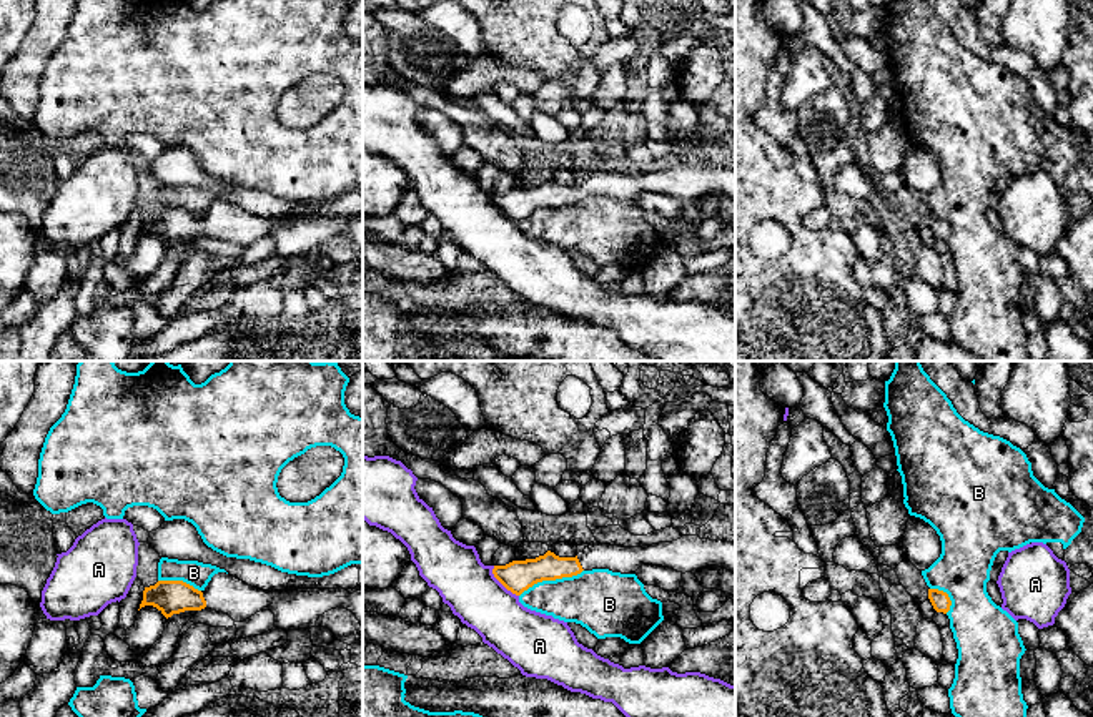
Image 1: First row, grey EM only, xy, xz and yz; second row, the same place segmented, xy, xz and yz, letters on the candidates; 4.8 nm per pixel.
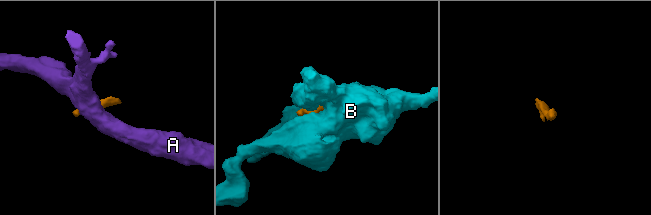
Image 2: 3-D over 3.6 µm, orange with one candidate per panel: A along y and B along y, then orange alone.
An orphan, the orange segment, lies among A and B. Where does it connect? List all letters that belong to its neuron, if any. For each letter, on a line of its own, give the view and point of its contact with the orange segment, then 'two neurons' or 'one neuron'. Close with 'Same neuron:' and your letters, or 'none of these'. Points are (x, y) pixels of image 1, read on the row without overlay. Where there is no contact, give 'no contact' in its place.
A: contact xz (501, 210); two neurons
B: contact xz (551, 207); two neurons
Same neuron: none of these

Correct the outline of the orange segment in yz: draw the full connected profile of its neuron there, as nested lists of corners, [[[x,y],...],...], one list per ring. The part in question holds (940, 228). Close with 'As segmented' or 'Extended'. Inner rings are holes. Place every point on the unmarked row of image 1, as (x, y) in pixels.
[[[928,216],[928,226],[937,240],[947,241],[950,238],[952,228],[947,220]]]. As segmented

